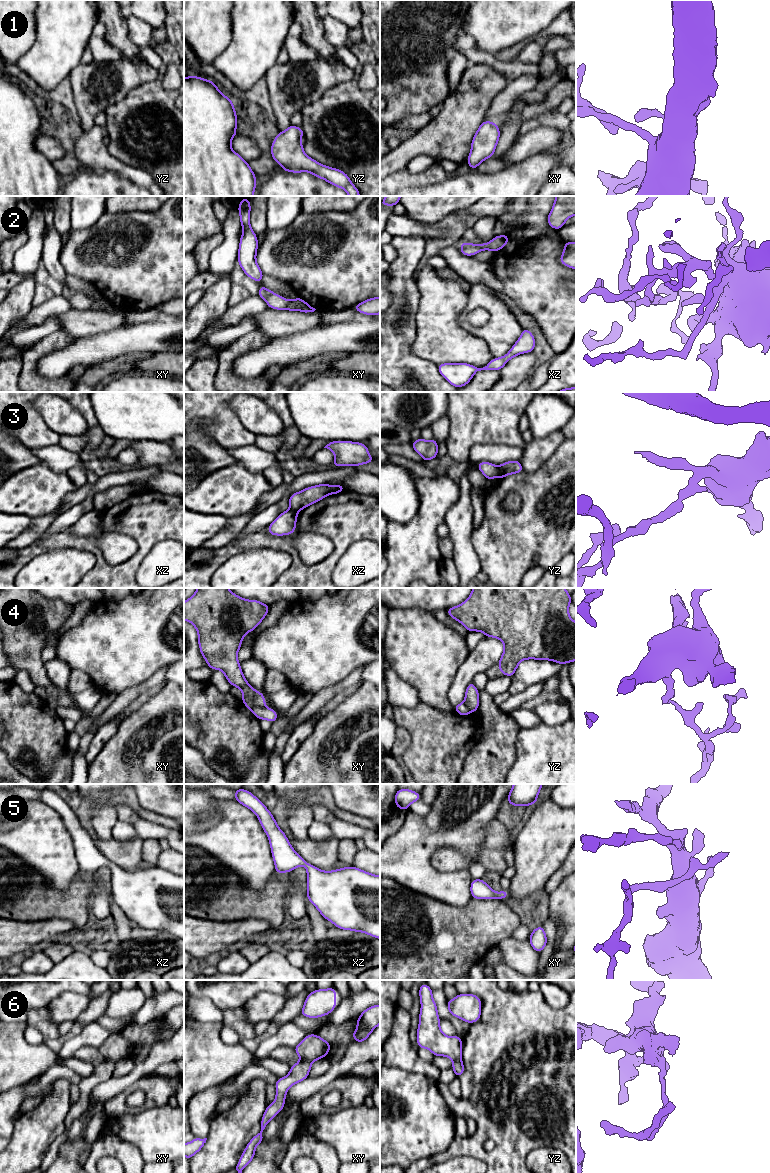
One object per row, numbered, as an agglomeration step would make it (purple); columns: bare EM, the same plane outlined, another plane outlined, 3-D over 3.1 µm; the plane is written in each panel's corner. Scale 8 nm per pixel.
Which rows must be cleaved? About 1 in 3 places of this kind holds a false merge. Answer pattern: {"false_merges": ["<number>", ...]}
{"false_merges": ["3", "4", "6"]}

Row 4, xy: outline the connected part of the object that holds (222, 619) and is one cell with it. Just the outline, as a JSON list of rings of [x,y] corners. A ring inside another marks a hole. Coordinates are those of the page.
[[[197,588],[192,597],[184,602],[184,620],[193,624],[198,632],[198,644],[200,652],[212,670],[220,669],[228,682],[241,689],[243,693],[242,702],[247,709],[254,707],[265,707],[265,695],[256,691],[245,679],[237,658],[244,636],[257,628],[267,615],[270,606],[258,600],[246,600],[231,592],[228,588]]]

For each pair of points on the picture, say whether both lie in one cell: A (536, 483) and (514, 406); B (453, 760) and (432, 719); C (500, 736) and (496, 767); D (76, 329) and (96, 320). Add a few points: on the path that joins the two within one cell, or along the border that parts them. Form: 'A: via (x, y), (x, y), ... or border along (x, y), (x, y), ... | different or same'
A: border along (551, 457), (535, 471), (523, 472) | different
B: via (443, 750), (440, 747), (440, 740), (432, 729) | same
C: via (497, 744), (496, 759) | same
D: via (81, 324), (91, 322) | same

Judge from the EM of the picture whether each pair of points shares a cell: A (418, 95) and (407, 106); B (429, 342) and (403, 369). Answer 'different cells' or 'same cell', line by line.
A: same cell
B: different cells

